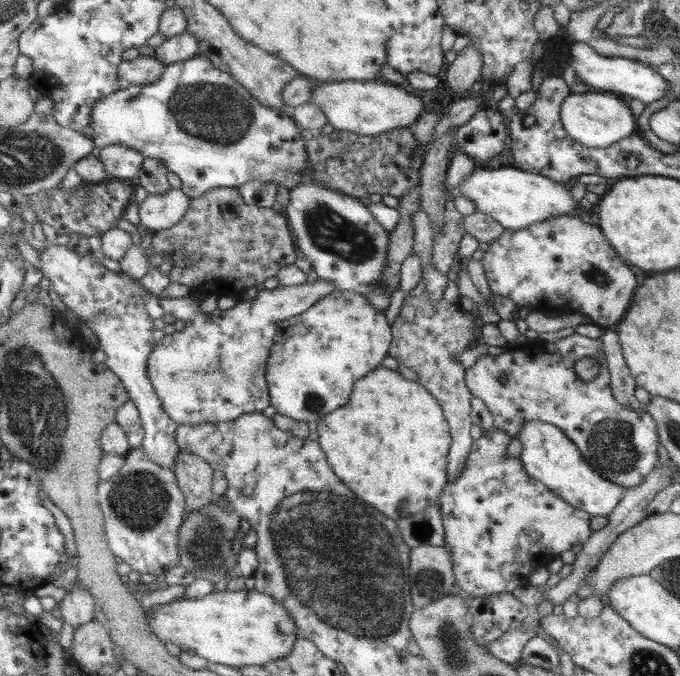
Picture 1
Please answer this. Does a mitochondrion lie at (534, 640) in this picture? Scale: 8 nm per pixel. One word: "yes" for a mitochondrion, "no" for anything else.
no

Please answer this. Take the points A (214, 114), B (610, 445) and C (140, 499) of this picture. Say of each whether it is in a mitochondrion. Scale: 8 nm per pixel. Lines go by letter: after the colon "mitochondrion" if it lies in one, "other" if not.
A: mitochondrion
B: mitochondrion
C: mitochondrion

